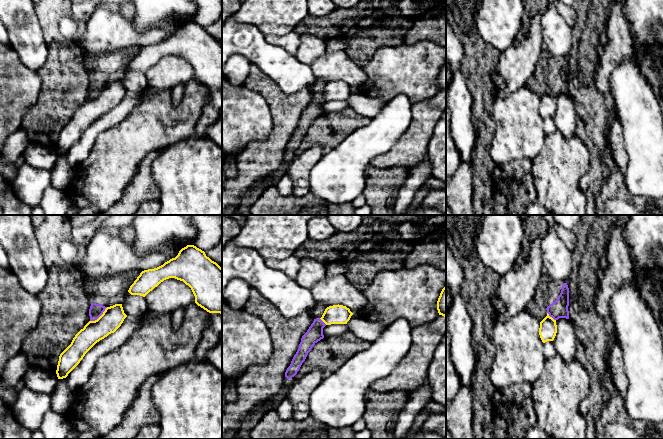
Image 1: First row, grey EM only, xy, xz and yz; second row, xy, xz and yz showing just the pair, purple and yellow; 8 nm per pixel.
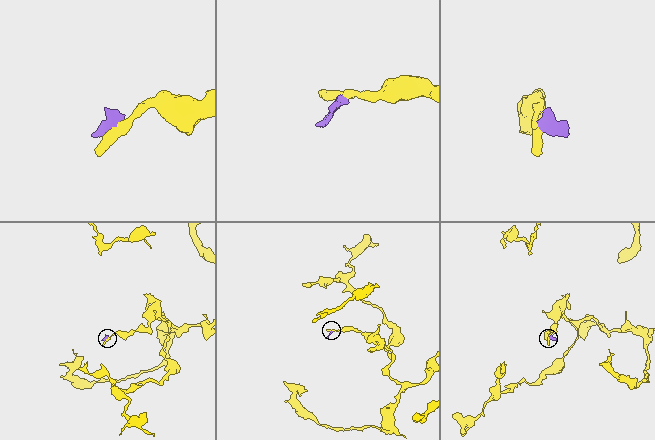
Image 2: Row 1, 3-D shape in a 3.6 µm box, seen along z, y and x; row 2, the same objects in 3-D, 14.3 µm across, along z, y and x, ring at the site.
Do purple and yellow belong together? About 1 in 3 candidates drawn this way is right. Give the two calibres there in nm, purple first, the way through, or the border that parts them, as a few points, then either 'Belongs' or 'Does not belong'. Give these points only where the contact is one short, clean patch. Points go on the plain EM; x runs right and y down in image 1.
Thickness 110 nm (purple) against 170 nm. Boundary: xy (107, 83), (96, 95), (90, 97). Does not belong

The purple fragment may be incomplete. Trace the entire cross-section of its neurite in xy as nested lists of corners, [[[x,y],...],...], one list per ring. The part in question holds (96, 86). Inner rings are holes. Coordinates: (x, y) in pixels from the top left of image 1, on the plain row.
[[[132,46],[89,56],[87,61],[92,78],[89,85],[90,97],[97,96],[107,83],[123,79],[126,69],[140,49],[138,46]]]

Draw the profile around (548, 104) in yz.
[[[547,92],[540,98],[539,111],[543,119],[553,117],[557,109],[556,96]]]

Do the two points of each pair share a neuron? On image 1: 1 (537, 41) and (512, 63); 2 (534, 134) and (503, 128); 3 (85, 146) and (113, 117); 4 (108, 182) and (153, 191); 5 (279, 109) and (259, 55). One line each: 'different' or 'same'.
1: same
2: same
3: same
4: different
5: different

